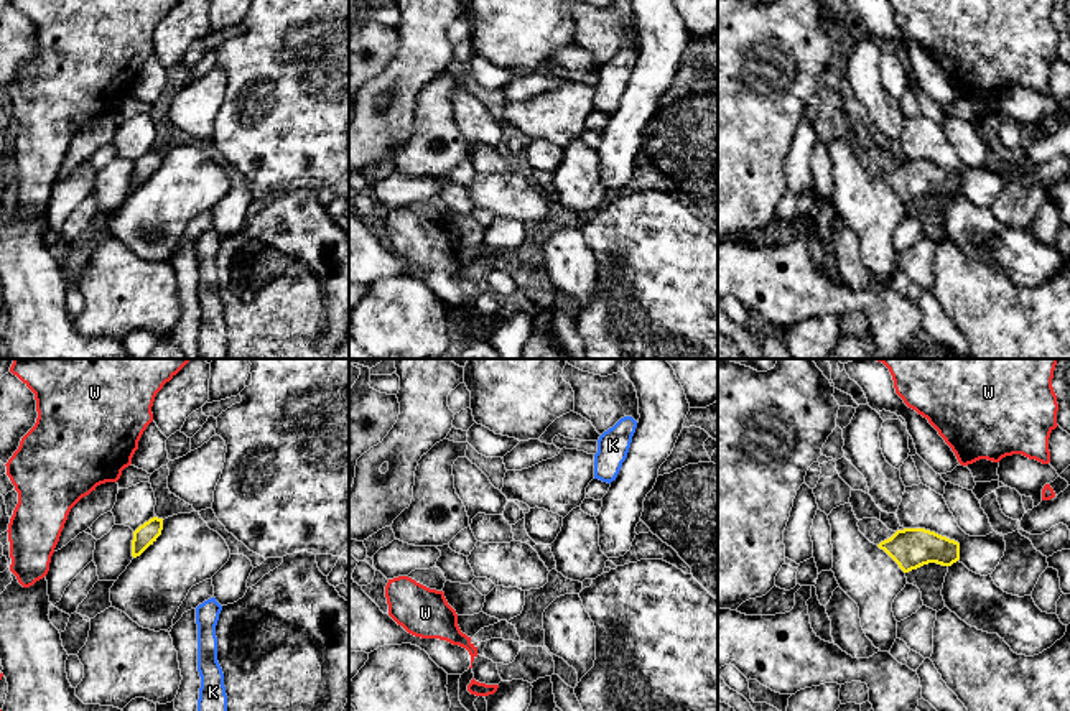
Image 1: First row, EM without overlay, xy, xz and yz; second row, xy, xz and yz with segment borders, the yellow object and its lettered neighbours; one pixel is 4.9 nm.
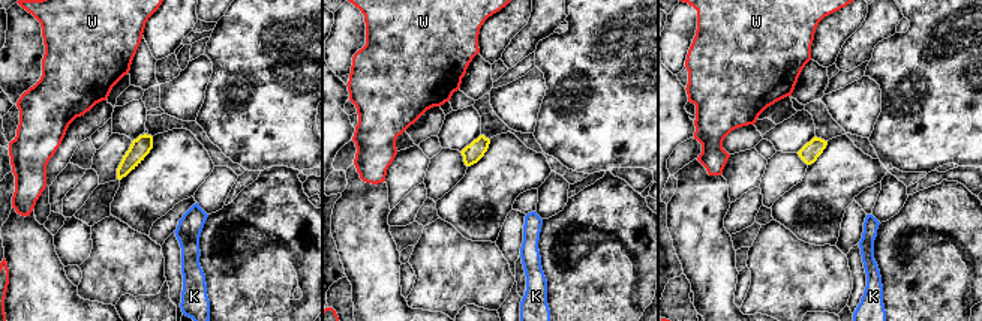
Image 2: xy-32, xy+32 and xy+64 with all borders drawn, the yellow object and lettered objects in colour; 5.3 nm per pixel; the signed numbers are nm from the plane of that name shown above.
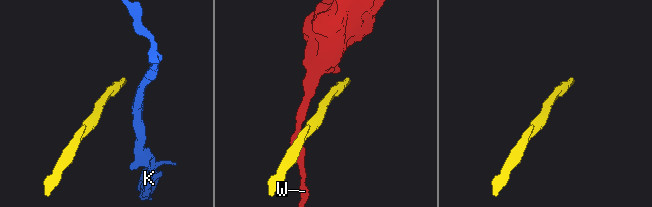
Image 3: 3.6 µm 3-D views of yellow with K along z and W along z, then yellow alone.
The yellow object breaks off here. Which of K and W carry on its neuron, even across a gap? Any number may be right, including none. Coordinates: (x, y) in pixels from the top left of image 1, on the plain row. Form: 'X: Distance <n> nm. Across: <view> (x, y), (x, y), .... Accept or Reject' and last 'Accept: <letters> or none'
K: Distance 380 nm. Across: xy (152, 175), (200, 236). Reject
W: Distance 240 nm. Across: xy (145, 153), (116, 112). Reject
Accept: none

